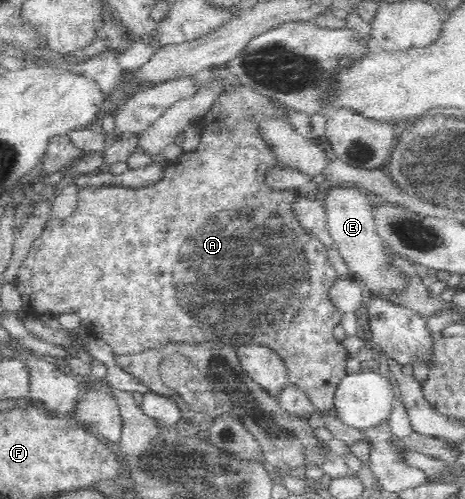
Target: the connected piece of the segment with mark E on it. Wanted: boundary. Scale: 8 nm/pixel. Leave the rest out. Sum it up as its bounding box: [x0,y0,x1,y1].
[323,184,405,301]

